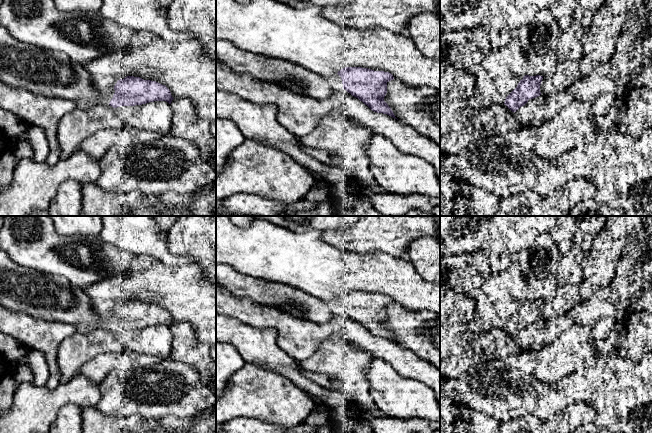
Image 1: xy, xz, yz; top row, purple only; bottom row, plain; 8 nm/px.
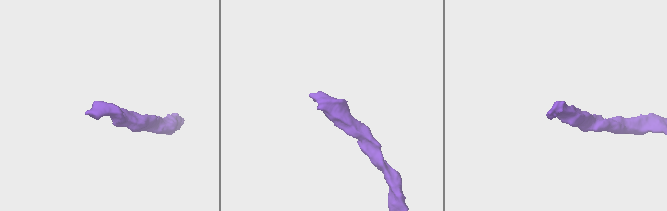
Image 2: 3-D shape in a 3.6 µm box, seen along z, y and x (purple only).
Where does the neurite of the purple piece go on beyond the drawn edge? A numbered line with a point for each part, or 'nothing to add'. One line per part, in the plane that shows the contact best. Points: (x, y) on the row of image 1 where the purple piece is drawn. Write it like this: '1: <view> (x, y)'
1: xy (52, 74)

